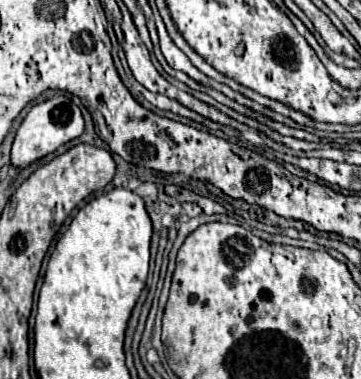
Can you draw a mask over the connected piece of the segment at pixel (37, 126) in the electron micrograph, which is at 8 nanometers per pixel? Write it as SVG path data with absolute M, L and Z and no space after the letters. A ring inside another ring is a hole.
M62 94L54 96L54 98L46 100L46 102L36 104L26 114L26 118L22 120L22 124L20 124L18 132L16 132L16 138L14 138L14 144L12 144L10 162L16 168L26 168L32 162L36 162L36 160L52 154L62 144L78 138L82 132L84 132L84 118L80 114L80 108L70 98L66 98Z

